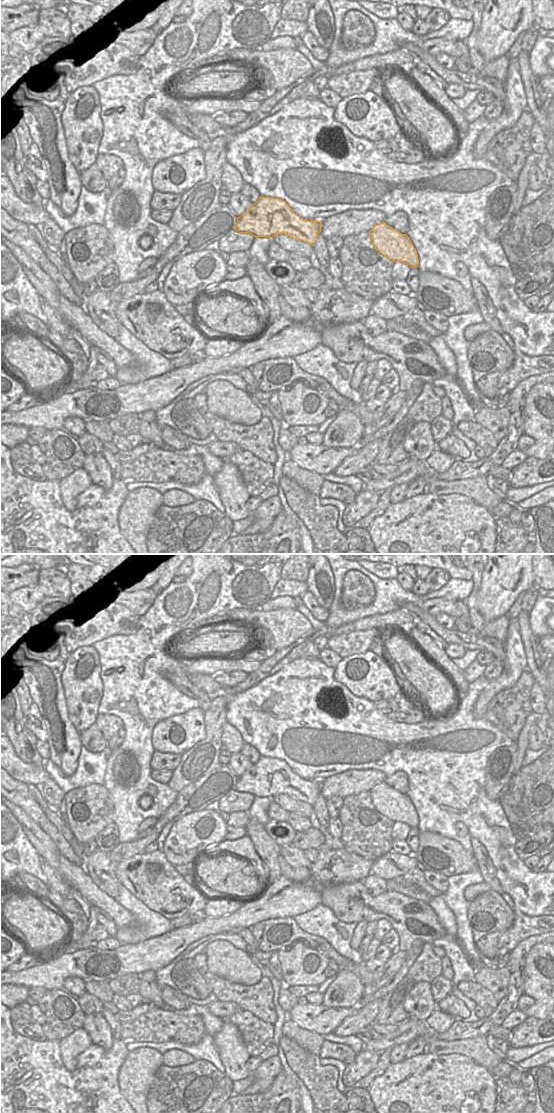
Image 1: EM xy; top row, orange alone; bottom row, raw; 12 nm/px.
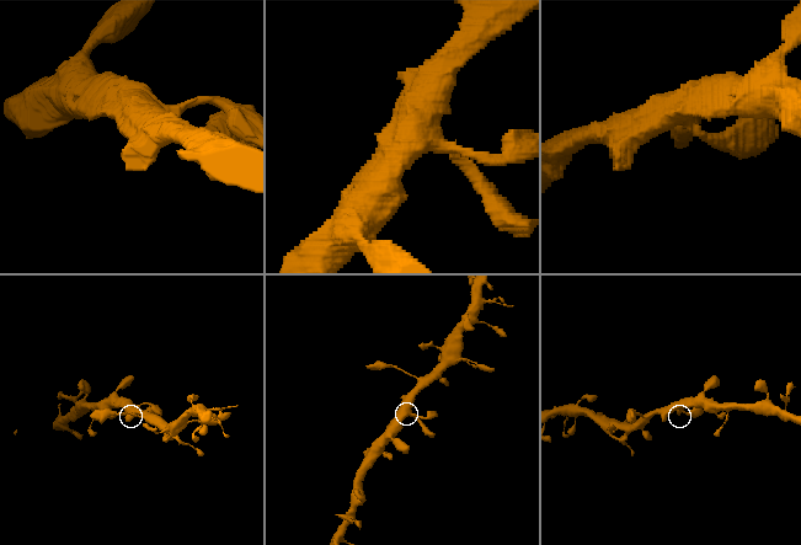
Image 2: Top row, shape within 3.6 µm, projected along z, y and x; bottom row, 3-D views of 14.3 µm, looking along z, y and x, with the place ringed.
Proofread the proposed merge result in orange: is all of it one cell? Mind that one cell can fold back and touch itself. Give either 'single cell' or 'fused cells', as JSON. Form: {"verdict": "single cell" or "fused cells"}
{"verdict": "single cell"}

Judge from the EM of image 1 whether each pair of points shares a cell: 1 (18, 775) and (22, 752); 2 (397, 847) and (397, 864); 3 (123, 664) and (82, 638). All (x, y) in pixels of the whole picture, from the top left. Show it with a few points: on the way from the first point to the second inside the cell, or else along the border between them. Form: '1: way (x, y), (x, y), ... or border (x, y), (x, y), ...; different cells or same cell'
1: border (10, 742), (15, 754), (22, 761), (29, 763); different cells
2: border (392, 850), (398, 853), (410, 854); different cells
3: border (113, 634), (91, 645); different cells

